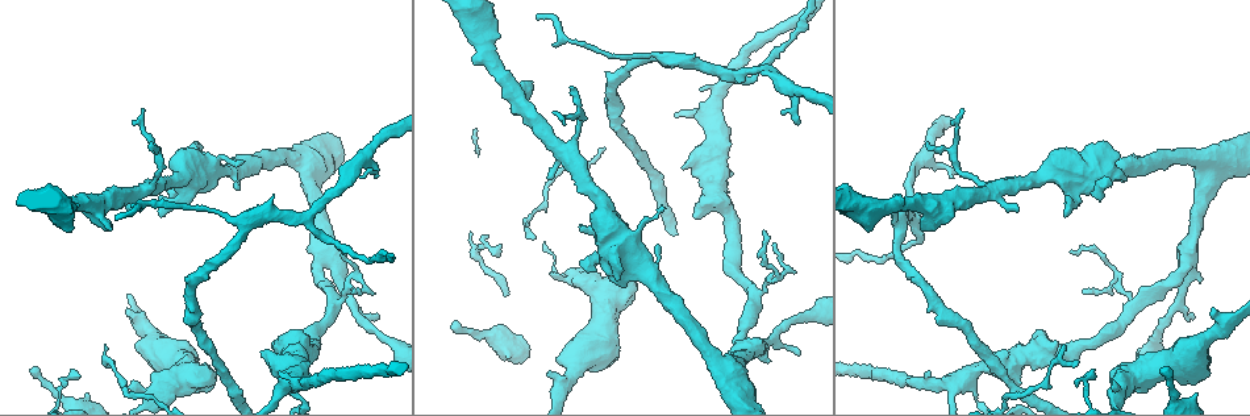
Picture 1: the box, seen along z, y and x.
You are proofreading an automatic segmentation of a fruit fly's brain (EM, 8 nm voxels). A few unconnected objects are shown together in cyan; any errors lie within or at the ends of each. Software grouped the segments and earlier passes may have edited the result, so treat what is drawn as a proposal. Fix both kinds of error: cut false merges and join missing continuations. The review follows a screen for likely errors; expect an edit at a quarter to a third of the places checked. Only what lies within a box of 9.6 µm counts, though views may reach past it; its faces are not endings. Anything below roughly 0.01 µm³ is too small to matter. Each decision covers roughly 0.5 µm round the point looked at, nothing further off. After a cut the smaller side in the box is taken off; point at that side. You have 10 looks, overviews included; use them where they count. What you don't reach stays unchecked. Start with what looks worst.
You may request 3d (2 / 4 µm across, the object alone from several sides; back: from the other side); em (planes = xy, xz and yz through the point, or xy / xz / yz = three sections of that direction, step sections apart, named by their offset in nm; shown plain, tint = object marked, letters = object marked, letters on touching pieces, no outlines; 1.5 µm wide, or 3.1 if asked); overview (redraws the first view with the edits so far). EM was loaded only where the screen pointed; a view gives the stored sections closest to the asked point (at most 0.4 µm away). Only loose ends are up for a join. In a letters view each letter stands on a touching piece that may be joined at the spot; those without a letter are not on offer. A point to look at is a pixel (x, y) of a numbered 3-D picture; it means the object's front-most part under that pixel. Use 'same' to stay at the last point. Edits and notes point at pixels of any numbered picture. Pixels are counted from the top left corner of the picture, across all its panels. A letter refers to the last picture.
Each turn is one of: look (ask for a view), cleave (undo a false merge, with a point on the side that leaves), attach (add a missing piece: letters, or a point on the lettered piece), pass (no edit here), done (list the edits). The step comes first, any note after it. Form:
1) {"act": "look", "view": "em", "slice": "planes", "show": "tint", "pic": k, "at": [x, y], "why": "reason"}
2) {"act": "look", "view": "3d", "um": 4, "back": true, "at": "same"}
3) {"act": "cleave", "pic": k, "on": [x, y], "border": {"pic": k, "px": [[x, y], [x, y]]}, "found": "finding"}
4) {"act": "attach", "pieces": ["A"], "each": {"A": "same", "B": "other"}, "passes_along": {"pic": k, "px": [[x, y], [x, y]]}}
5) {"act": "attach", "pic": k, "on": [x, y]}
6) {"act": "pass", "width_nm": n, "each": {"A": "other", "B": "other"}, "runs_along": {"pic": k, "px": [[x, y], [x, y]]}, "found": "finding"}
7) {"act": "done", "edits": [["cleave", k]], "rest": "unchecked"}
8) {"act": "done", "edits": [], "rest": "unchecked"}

{"act": "look", "view": "3d", "um": 4, "pic": 1, "at": [558, 362], "why": "branch stops here"}

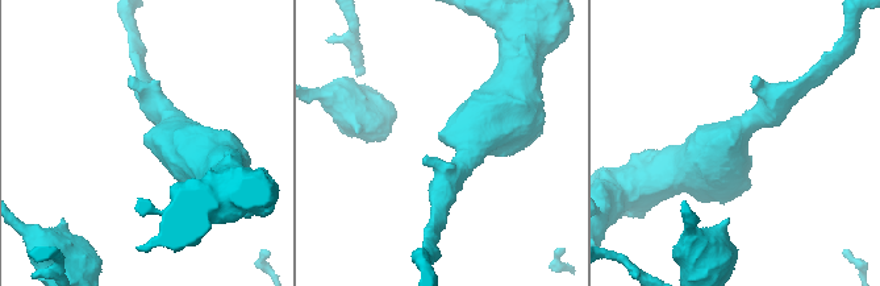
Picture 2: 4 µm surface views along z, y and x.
{"act": "look", "view": "em", "slice": "xy", "step": 8, "show": "letters", "pic": 2, "at": [442, 140]}

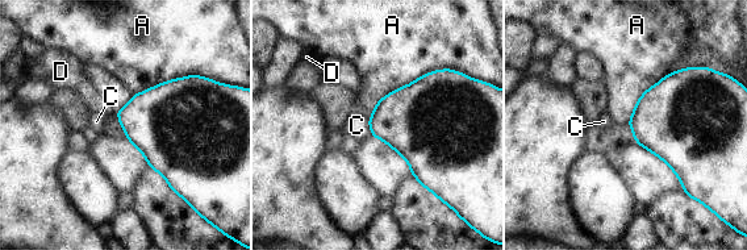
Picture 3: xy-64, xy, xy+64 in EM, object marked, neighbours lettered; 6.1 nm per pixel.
{"act": "look", "view": "em", "slice": "planes", "show": "letters", "at": "same"}

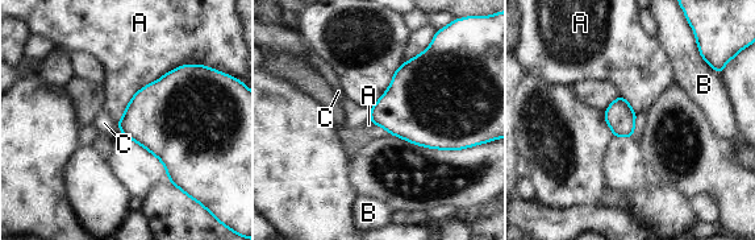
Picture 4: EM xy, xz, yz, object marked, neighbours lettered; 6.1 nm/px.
{"act": "pass", "longest_contact_nm": ["A", 600], "each": {"A": "other", "B": "other", "C": "other"}, "border": {"pic": 4, "px": [[196, 63], [142, 86], [117, 123]]}, "found": "none of them fits"}

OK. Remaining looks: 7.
{"act": "look", "view": "3d", "um": 4, "pic": 1, "at": [376, 318], "why": "branch stops here"}

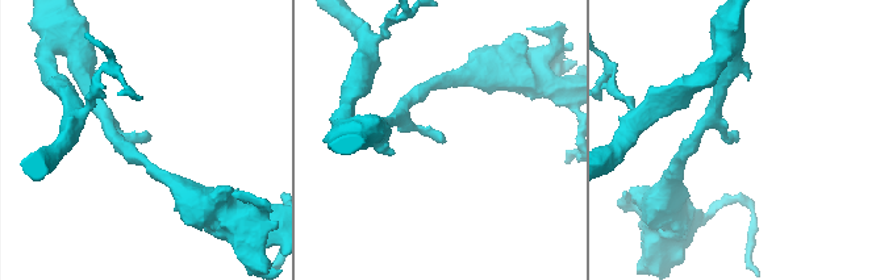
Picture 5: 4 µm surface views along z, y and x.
{"act": "look", "view": "em", "slice": "yz", "step": 8, "show": "tint", "pic": 5, "at": [737, 138], "why": "now the EM"}

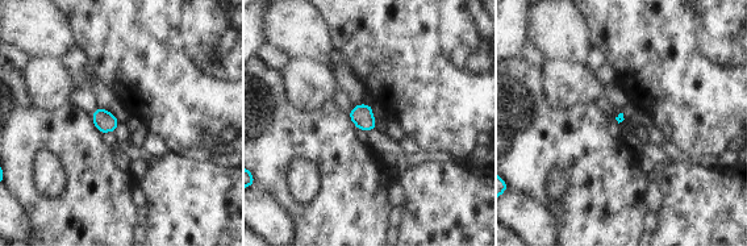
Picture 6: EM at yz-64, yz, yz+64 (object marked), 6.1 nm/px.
{"act": "look", "view": "em", "slice": "yz", "step": 8, "show": "letters", "at": "same"}

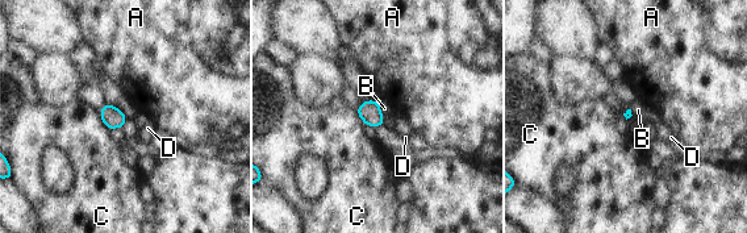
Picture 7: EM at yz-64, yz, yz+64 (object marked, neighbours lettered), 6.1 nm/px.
{"act": "attach", "pic": 7, "on": [384, 108], "each": {"A": "other", "B": "same", "C": "other", "D": "other"}, "found": "it goes on there"}

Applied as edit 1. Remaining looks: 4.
{"act": "look", "view": "overview", "why": "redraw"}

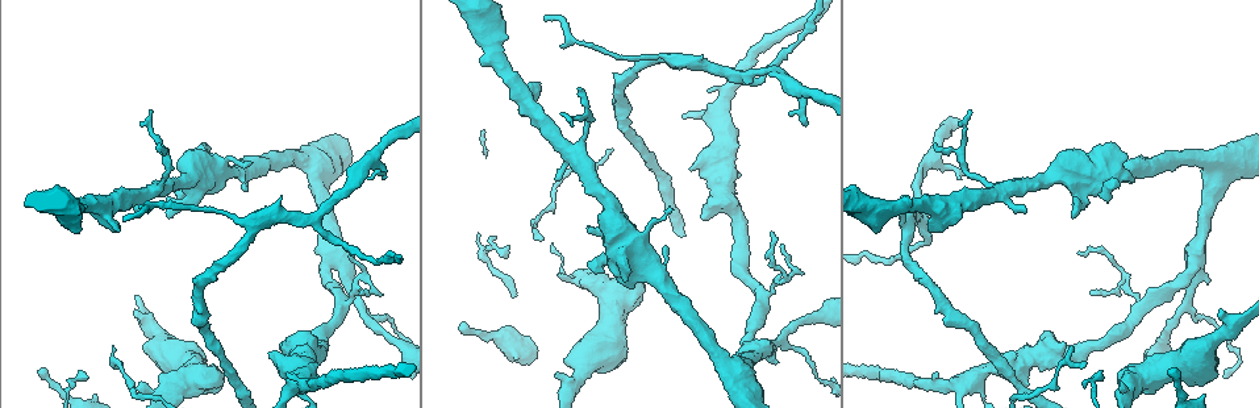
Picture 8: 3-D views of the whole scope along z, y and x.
{"act": "look", "view": "em", "slice": "planes", "show": "letters", "pic": 8, "at": [573, 127], "why": "free end"}

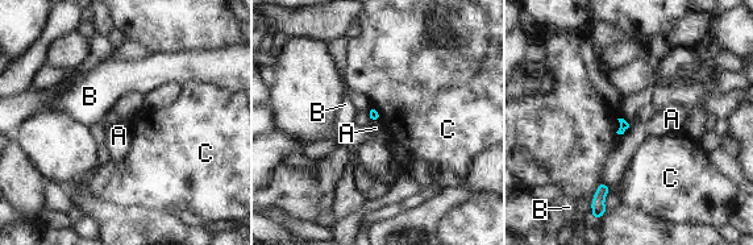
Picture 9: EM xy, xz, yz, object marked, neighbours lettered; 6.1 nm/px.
{"act": "pass", "each": {"A": "other", "B": "other", "C": "other"}, "border": {"pic": 9, "px": [[629, 124], [623, 135]]}, "found": "none of them fits"}

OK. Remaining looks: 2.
{"act": "done", "edits": [["attach", 7]], "rest": "unchecked"}

